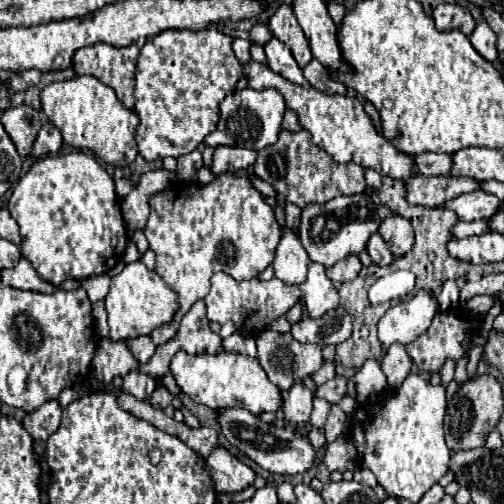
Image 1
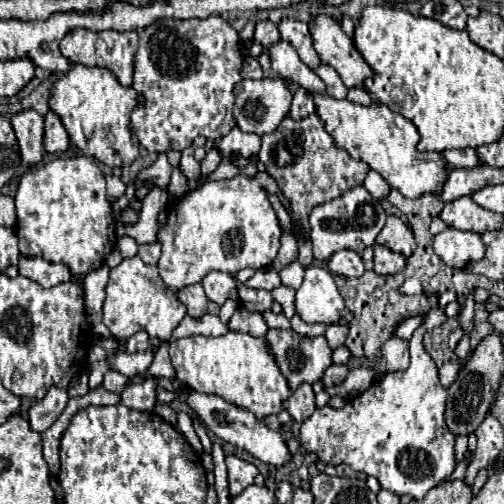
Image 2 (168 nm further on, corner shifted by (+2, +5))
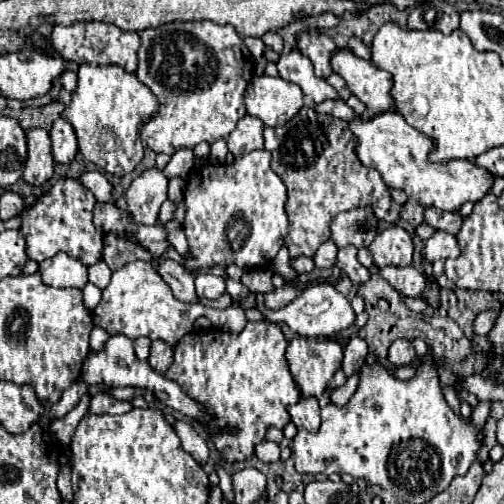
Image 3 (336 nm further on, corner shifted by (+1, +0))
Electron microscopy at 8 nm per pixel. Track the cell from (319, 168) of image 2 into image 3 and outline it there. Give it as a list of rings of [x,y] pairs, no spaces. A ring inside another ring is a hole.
[[[303,107],[291,121],[281,127],[265,127],[265,149],[271,151],[271,169],[287,187],[289,235],[285,247],[291,259],[307,255],[313,257],[321,243],[331,237],[331,221],[341,211],[357,207],[371,207],[379,221],[399,221],[401,205],[389,195],[387,183],[375,169],[365,167],[355,153],[357,139],[345,121],[333,115],[321,115],[311,107]],[[311,109],[311,119],[309,119]]]

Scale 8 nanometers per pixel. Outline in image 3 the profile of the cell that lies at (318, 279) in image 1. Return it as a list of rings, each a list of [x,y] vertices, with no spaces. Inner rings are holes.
[[[327,283],[307,287],[295,301],[279,311],[271,311],[265,307],[261,313],[267,323],[287,323],[291,331],[299,333],[301,337],[331,337],[355,323],[355,311],[351,309],[351,303],[333,285]]]

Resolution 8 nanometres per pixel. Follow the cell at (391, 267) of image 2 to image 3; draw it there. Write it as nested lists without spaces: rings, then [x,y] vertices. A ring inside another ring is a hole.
[[[407,265],[407,267],[383,267],[381,277],[387,279],[399,293],[413,297],[413,299],[423,299],[423,293],[427,289],[427,277],[411,265]]]

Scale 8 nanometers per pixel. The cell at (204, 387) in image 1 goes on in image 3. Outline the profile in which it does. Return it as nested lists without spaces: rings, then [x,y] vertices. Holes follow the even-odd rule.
[[[247,321],[243,331],[233,335],[221,329],[193,331],[175,345],[175,361],[165,377],[179,383],[185,395],[205,407],[211,417],[207,431],[227,463],[251,459],[255,445],[265,439],[271,425],[283,429],[291,421],[287,407],[297,403],[301,393],[291,377],[285,349],[287,339],[281,327],[265,321]]]

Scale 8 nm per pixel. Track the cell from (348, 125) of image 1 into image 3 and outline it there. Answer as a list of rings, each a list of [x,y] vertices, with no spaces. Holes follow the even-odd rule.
[[[397,111],[375,115],[371,121],[355,119],[349,123],[349,129],[357,139],[359,161],[365,167],[377,169],[391,189],[403,189],[423,207],[435,205],[441,211],[457,211],[467,201],[481,201],[493,187],[495,175],[473,161],[451,161],[451,165],[431,163],[429,153],[435,149],[435,141],[411,127]]]

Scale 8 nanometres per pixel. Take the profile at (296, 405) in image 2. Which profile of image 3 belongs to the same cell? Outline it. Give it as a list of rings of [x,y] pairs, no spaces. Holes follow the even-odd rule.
[[[301,397],[299,403],[291,405],[287,411],[291,415],[291,421],[299,429],[307,429],[311,433],[317,433],[317,429],[321,425],[321,417],[319,417],[319,403],[315,397]]]

